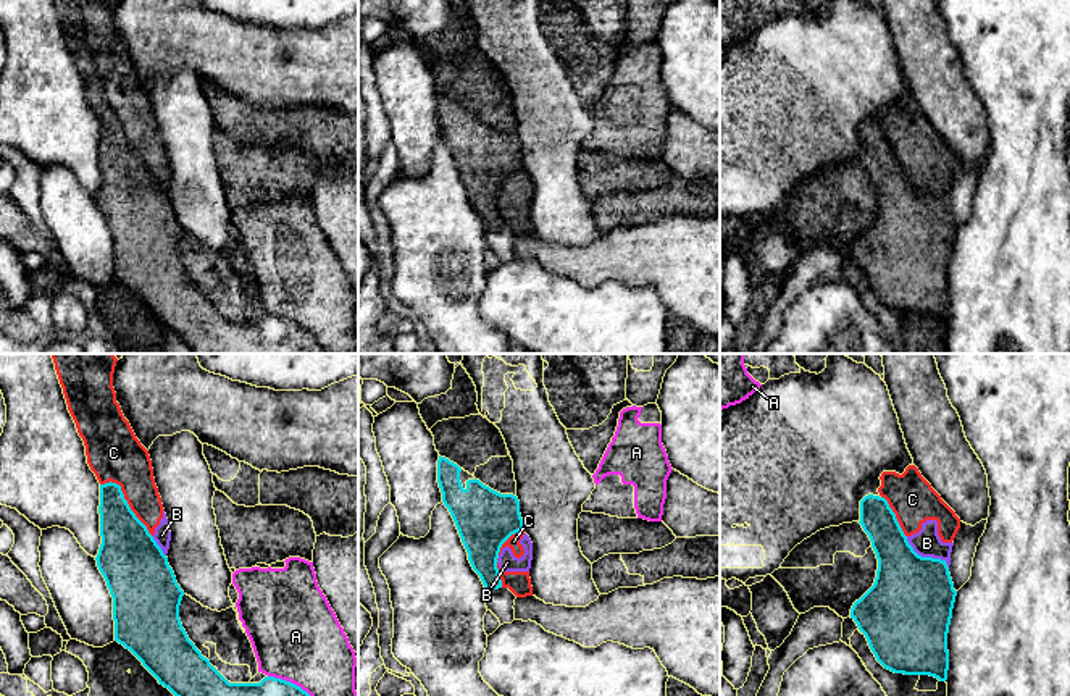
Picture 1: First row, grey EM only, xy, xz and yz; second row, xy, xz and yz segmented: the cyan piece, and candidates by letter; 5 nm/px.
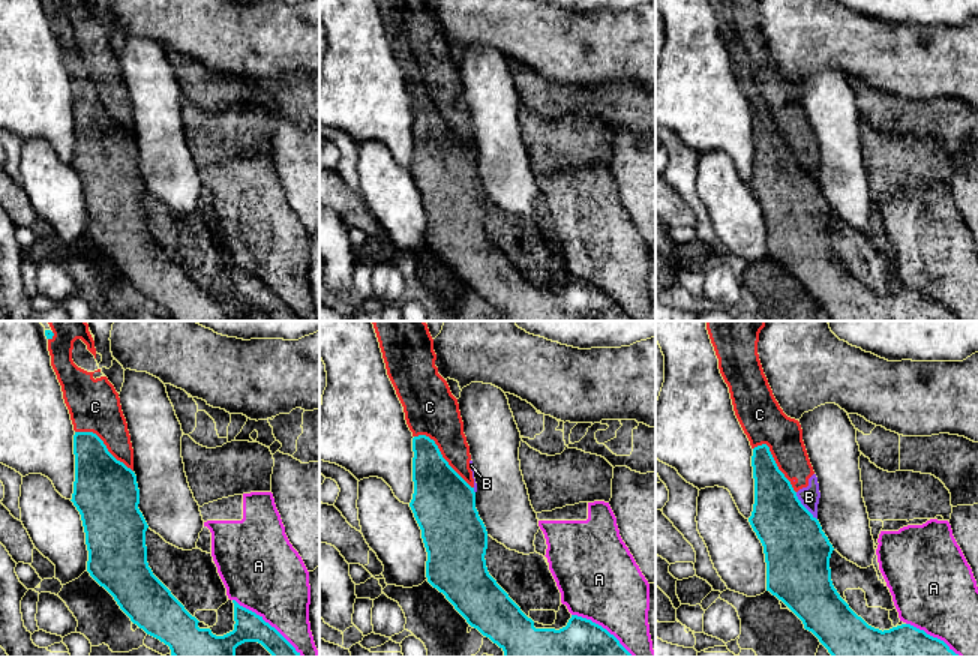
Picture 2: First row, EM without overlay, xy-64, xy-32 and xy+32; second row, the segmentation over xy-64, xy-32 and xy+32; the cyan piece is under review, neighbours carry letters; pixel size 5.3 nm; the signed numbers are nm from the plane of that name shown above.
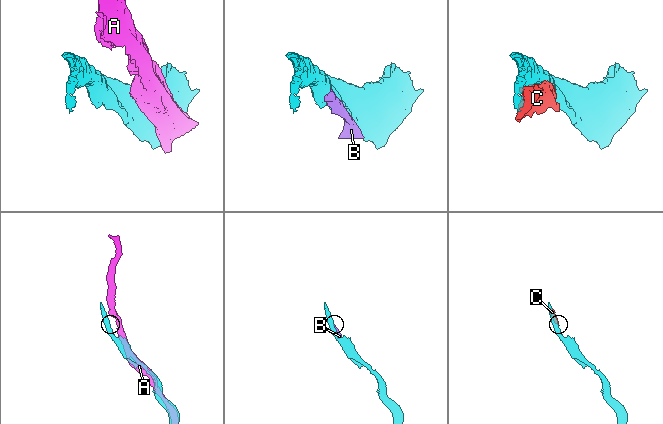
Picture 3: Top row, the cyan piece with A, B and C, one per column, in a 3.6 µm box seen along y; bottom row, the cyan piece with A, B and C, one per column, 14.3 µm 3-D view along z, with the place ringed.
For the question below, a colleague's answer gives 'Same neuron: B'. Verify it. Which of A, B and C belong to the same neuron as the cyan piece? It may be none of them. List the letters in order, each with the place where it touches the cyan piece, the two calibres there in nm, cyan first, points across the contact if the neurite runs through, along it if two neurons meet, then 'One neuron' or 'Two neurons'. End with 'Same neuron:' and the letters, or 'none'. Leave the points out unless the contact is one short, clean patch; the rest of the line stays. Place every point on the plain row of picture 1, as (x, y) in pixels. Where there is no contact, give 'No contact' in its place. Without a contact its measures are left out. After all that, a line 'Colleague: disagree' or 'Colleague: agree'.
A: Touches cyan at xy (299, 325). Thickness 360 nm (cyan) against 440 nm. Two neurons
B: Touches cyan at yz (925, 196). Thickness 420 nm (cyan) against 140 nm. Two neurons
C: Touches cyan at xy (126, 141). Thickness 280 nm (cyan) against 280 nm. Two neurons
Same neuron: none
Colleague: disagree

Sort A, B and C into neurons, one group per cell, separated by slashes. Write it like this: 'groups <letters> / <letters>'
groups A / B C

